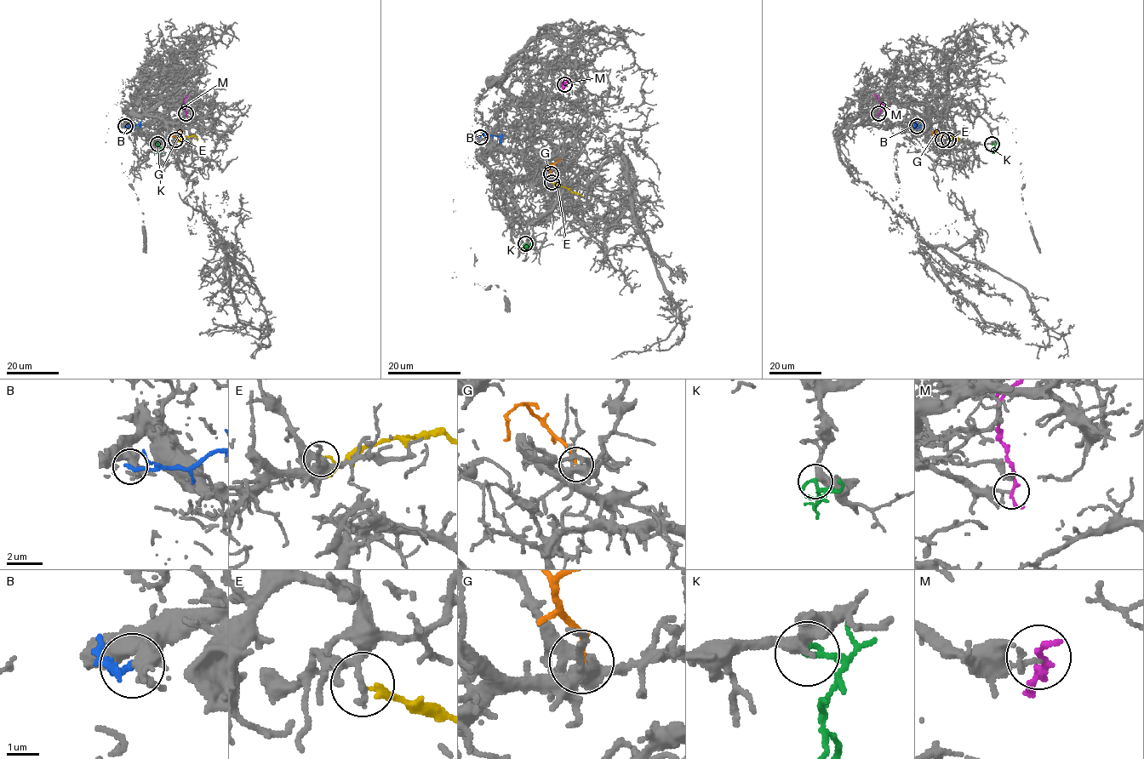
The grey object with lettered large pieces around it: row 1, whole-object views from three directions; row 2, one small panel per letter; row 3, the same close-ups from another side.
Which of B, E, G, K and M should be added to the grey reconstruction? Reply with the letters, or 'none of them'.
G, K

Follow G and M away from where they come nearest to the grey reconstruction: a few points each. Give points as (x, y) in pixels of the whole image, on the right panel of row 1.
G: (942, 139), (935, 131), (932, 136)
M: (878, 113), (882, 106), (874, 94)

